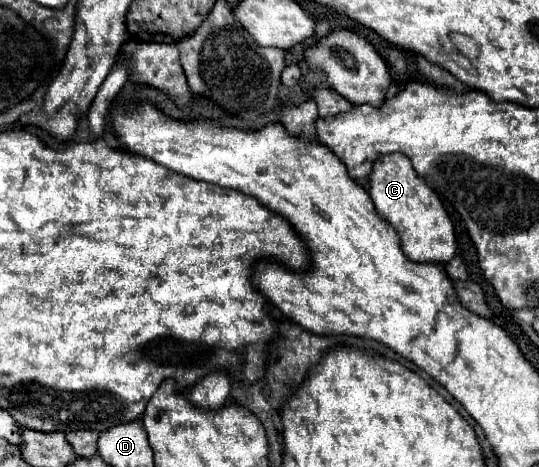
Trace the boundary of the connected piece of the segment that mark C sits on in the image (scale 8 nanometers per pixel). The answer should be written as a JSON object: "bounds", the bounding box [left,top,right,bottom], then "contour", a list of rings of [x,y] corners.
{"bounds":[370,154,456,264],"contour":[[[388,154],[376,160],[370,174],[370,196],[380,216],[396,228],[402,240],[402,250],[410,260],[436,264],[452,260],[456,252],[456,236],[450,216],[444,210],[438,194],[414,172],[406,156]]]}

